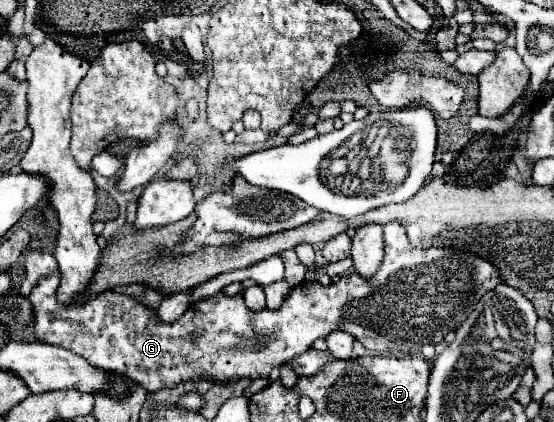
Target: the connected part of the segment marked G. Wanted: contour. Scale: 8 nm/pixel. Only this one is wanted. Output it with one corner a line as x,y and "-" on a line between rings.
396,222
384,226
384,252
384,262
370,280
364,280
354,272
350,276
342,276
330,286
322,286
318,282
302,282
292,288
290,296
278,312
270,312
266,308
260,312
252,312
246,308
242,294
228,296
224,292
218,292
216,296
194,302
184,312
184,316
180,316
172,324
160,322
156,310
140,304
140,300
136,300
134,296
114,290
104,290
102,294
86,300
86,304
82,306
60,306
56,302
60,274
56,272
48,278
42,278
30,294
36,316
34,334
36,342
72,350
78,356
86,358
90,364
104,370
118,370
120,374
144,386
148,392
156,392
164,386
174,386
178,382
198,378
212,378
214,382
234,382
240,378
254,380
260,376
268,376
272,368
282,366
284,362
306,352
314,340
326,338
332,330
344,330
352,334
368,350
416,356
426,344
440,344
448,332
456,330
466,320
466,316
474,310
478,298
482,298
488,290
502,282
498,268
494,268
494,264
482,260
480,256
458,252
452,248
412,248
406,240
406,232

